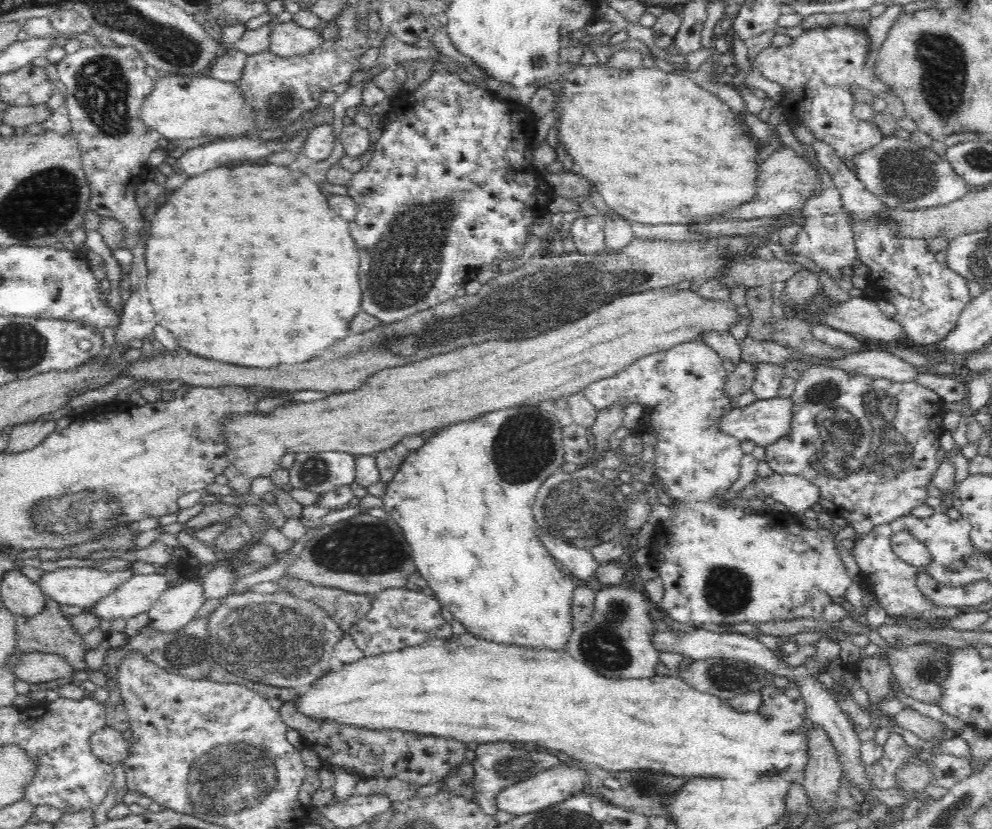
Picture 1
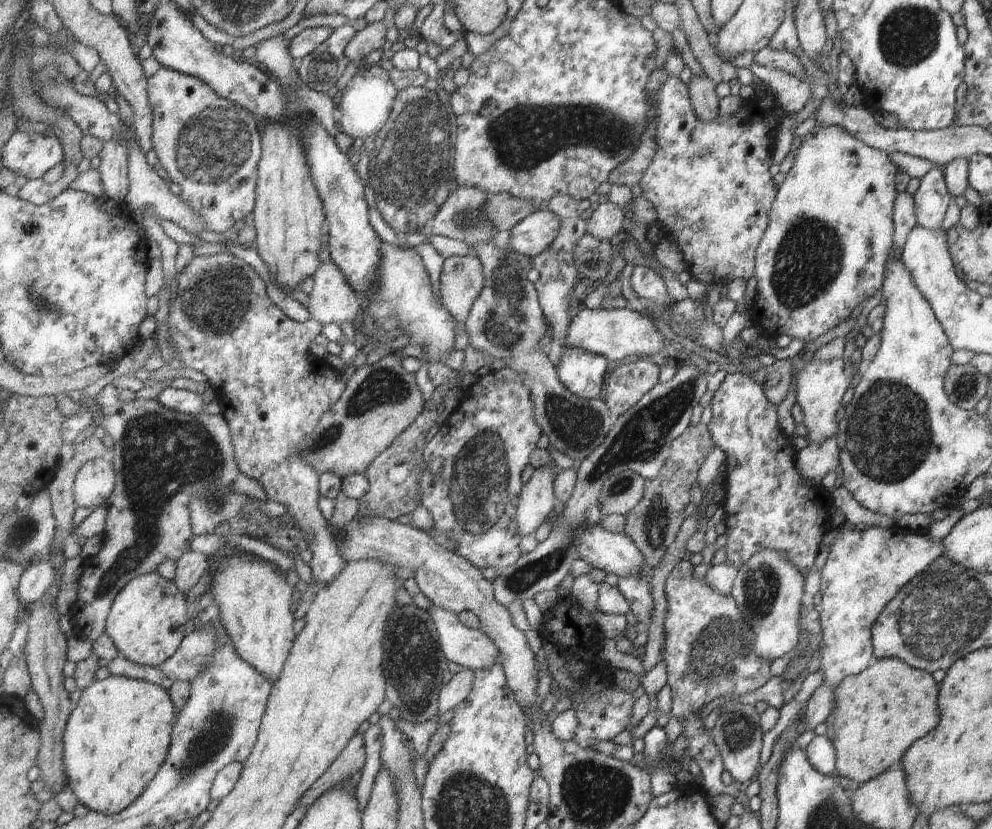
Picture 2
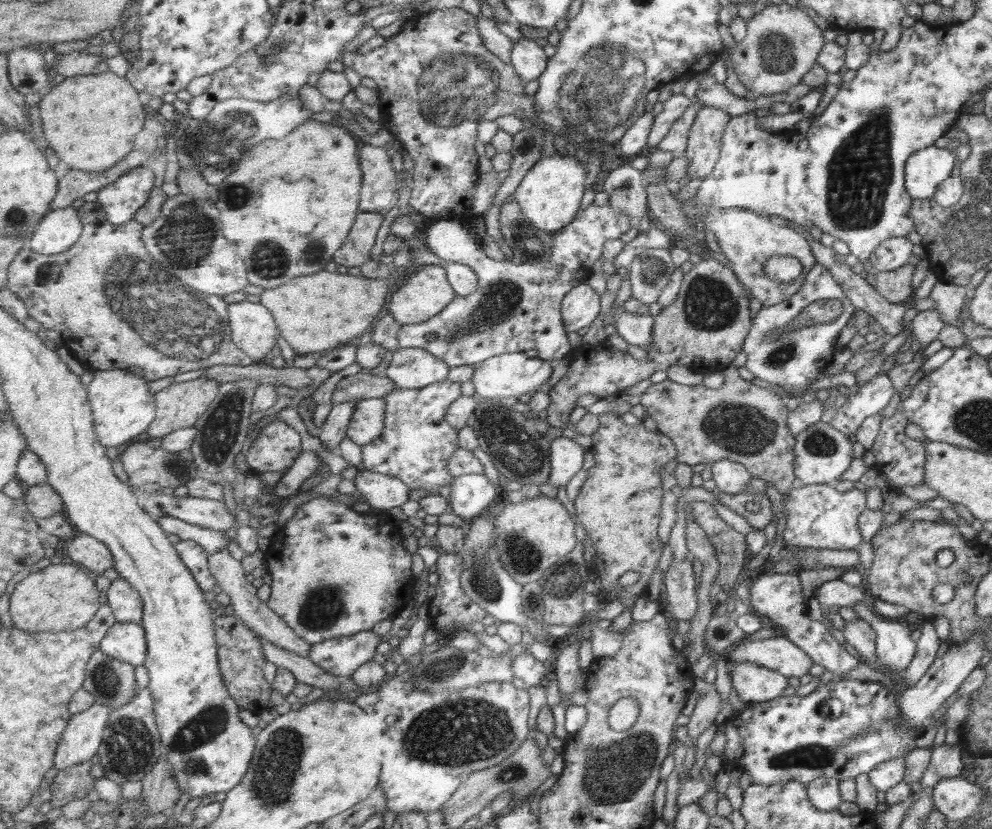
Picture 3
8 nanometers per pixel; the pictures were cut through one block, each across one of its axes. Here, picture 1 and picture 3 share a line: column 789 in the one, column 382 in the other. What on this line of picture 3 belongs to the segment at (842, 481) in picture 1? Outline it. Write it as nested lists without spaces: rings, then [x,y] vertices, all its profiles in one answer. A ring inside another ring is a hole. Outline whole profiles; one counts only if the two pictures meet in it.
[[[437,382],[425,388],[396,387],[383,399],[387,401],[386,430],[375,441],[362,446],[363,466],[366,470],[399,477],[409,489],[424,489],[427,494],[439,494],[441,485],[453,482],[449,459],[459,449],[459,436],[445,420],[448,408],[461,398],[461,383]]]

